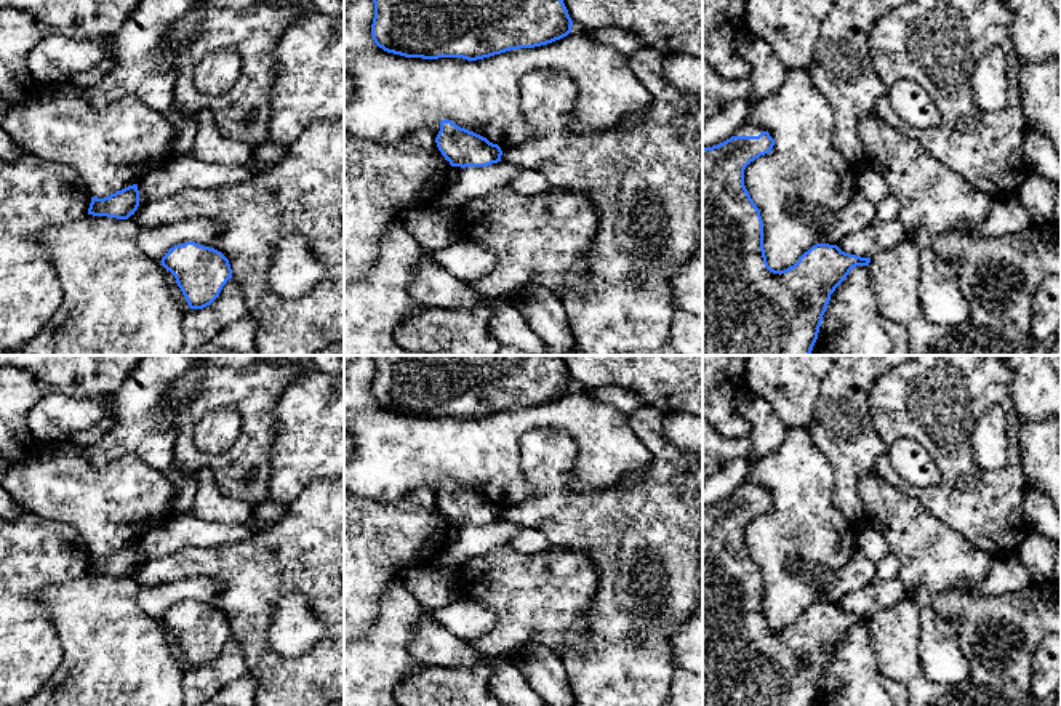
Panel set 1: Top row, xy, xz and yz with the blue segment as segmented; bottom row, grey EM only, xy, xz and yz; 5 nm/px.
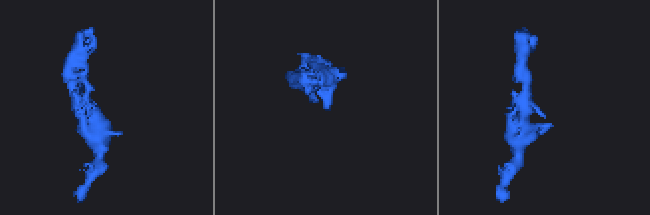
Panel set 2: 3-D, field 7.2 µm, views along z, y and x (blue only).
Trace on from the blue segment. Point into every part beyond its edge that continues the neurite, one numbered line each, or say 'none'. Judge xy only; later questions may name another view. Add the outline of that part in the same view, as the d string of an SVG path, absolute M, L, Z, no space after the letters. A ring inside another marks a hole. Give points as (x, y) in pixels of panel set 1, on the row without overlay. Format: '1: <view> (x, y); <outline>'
none

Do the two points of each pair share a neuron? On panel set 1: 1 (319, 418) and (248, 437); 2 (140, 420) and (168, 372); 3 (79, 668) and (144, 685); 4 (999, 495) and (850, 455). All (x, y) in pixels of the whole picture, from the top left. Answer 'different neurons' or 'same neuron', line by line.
1: different neurons
2: same neuron
3: same neuron
4: different neurons

